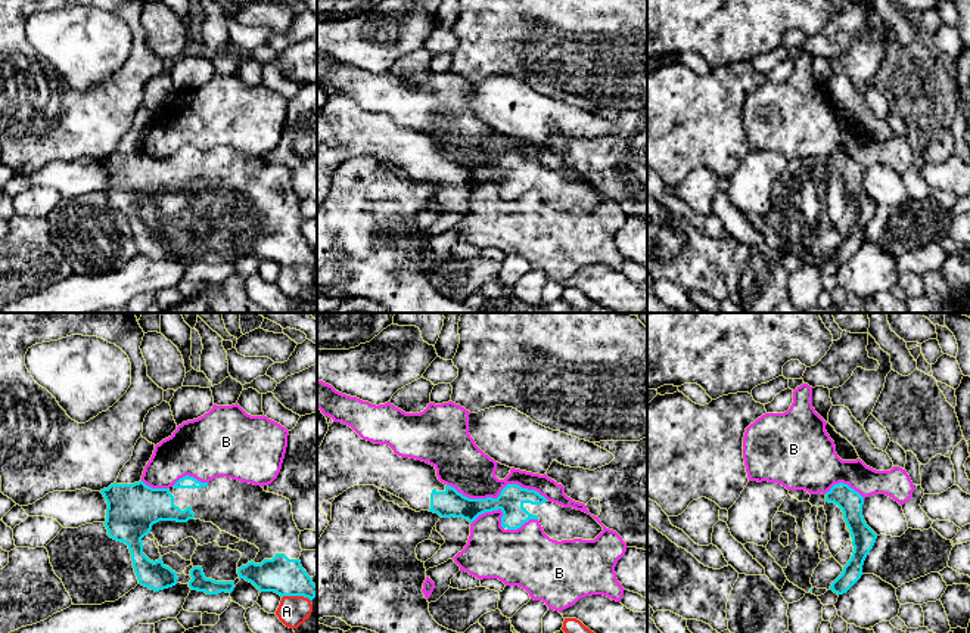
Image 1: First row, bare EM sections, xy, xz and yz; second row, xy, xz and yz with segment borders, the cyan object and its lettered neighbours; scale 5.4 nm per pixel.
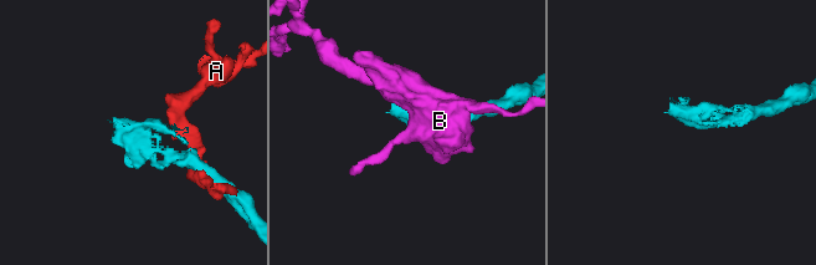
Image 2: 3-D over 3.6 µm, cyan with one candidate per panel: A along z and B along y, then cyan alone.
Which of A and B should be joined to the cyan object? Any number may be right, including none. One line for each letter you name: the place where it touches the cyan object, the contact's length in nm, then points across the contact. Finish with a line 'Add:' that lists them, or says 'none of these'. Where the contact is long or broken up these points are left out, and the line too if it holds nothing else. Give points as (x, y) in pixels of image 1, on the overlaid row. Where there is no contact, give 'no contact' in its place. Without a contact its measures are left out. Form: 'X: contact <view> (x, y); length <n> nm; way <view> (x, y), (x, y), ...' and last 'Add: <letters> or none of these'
Add: none of these

